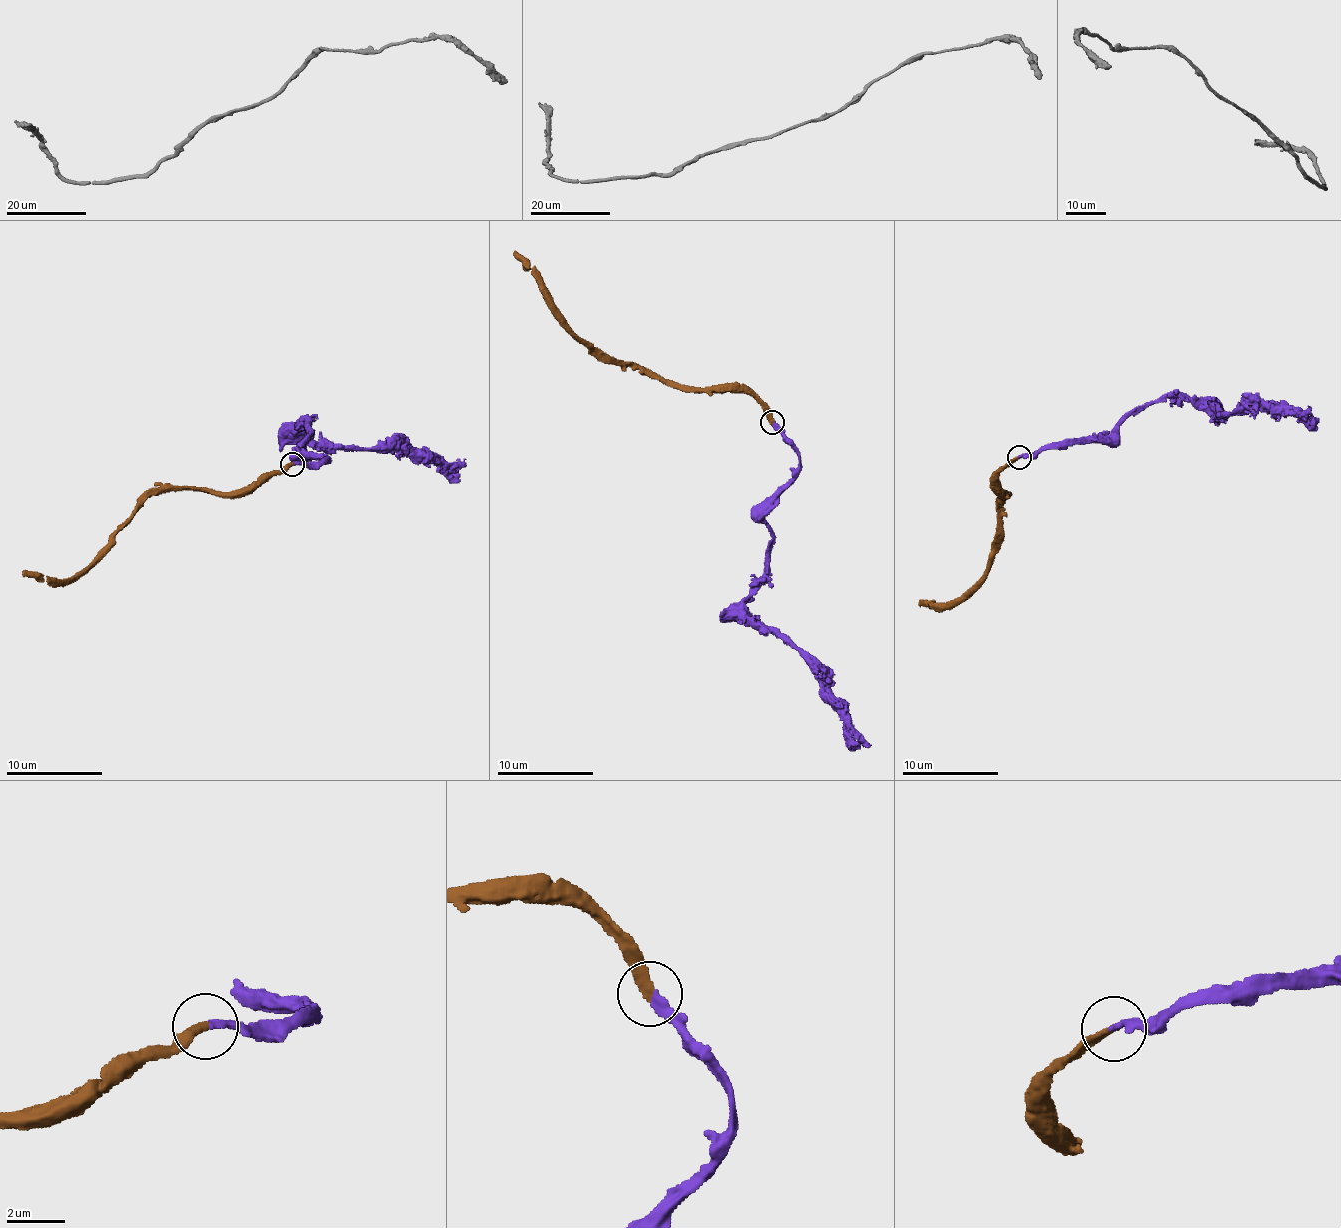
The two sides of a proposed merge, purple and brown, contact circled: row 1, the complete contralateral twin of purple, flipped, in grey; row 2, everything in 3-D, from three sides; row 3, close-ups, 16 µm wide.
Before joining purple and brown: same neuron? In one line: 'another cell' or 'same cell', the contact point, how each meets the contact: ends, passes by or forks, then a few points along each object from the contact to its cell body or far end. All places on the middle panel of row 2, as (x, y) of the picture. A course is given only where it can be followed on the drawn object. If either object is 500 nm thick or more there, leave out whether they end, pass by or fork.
same cell; at (772, 422); purple ends there; brown ends there; purple runs (773, 422), (799, 467), (762, 516), (771, 536), (766, 574), (745, 606), (817, 674), (821, 695), (860, 745); brown runs (773, 422), (744, 391), (683, 390), (633, 364), (614, 363), (548, 300), (540, 273), (516, 251)

